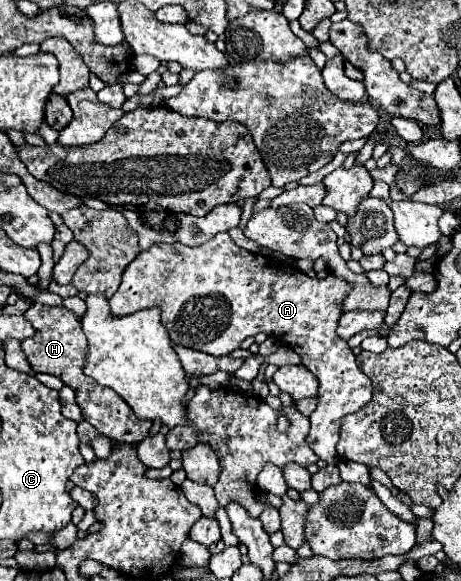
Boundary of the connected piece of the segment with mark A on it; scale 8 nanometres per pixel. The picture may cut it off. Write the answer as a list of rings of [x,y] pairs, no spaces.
[[[218,233],[214,239],[196,247],[188,247],[182,243],[156,243],[150,249],[140,251],[140,255],[126,267],[122,283],[116,295],[110,299],[110,311],[112,315],[122,317],[138,309],[158,305],[162,311],[162,325],[166,327],[172,343],[216,357],[230,355],[246,337],[254,337],[258,333],[266,333],[282,345],[290,345],[302,357],[306,369],[312,371],[320,381],[320,403],[310,415],[310,431],[306,443],[328,465],[336,465],[336,443],[340,437],[342,417],[356,413],[372,399],[372,381],[358,369],[352,349],[336,333],[338,319],[342,315],[342,303],[350,293],[350,287],[352,285],[348,281],[334,273],[330,273],[326,279],[310,279],[296,267],[292,269],[292,265],[284,261],[276,263],[276,259],[272,257],[250,253],[234,245],[228,233]]]

